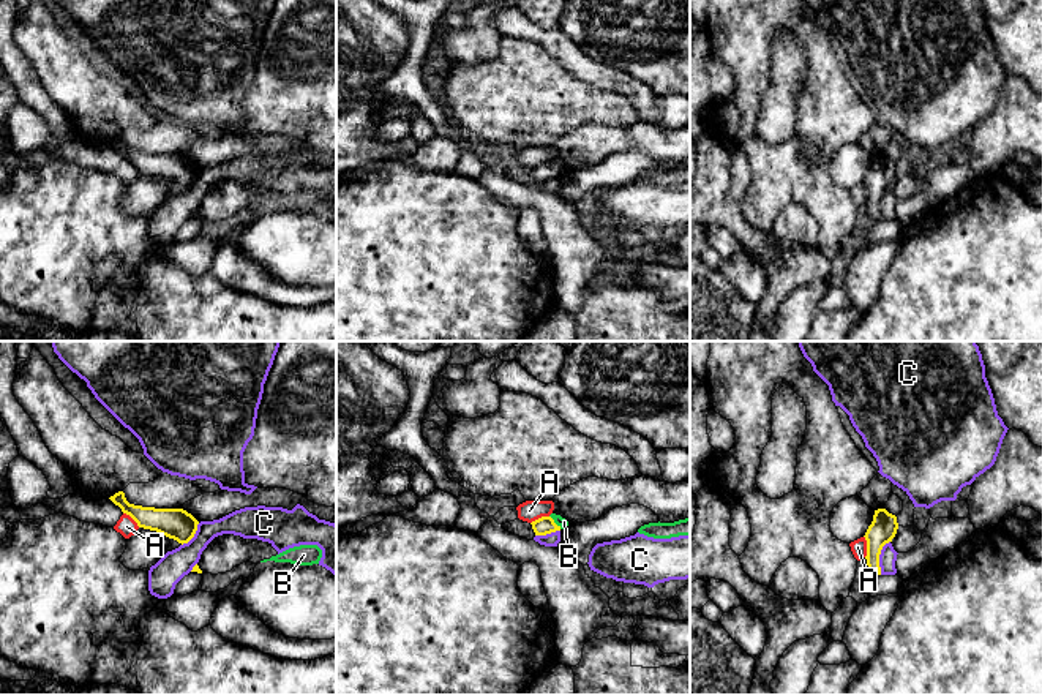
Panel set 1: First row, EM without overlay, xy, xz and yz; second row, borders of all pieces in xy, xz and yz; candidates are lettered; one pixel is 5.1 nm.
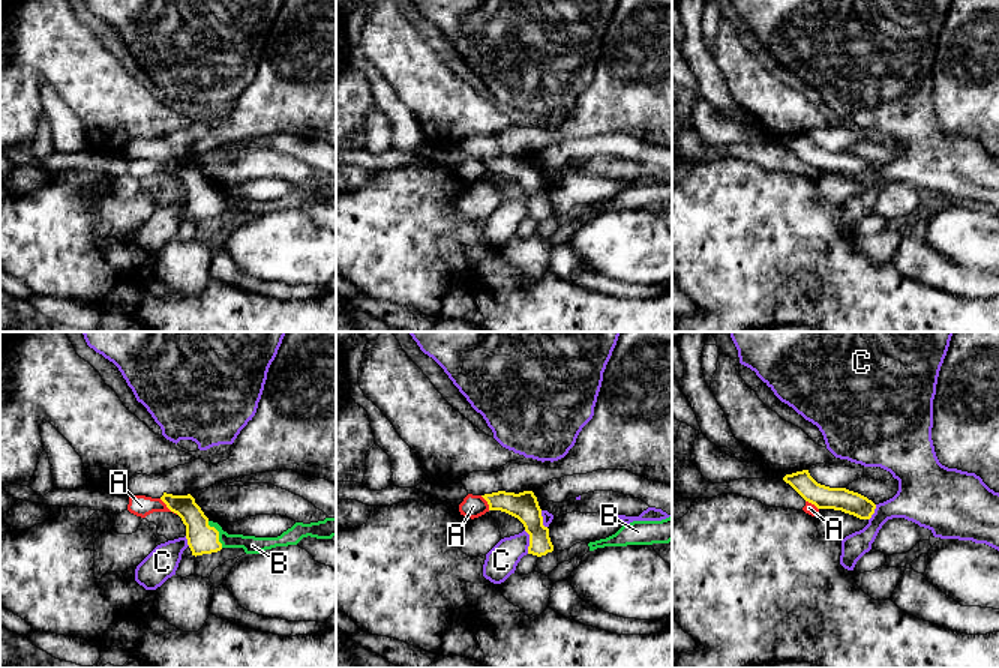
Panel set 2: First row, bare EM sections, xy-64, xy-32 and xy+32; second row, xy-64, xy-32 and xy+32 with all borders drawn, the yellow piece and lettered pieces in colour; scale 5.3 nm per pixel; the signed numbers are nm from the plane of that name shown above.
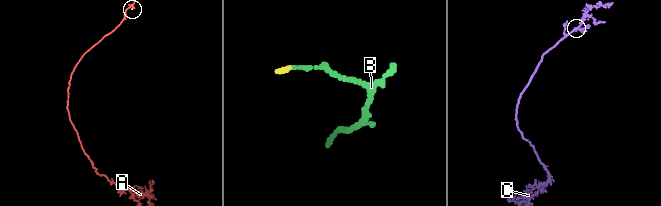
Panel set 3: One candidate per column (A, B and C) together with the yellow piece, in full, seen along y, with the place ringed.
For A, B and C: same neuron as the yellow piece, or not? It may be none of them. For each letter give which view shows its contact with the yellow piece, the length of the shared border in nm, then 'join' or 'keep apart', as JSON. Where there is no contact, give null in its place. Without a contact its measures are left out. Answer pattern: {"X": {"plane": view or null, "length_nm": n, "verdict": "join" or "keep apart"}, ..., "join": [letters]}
{"A": {"plane": "yz", "length_nm": 110, "verdict": "keep apart"}, "B": {"plane": "xz", "length_nm": 90, "verdict": "join"}, "C": {"plane": "yz", "length_nm": 180, "verdict": "keep apart"}, "join": ["B"]}

